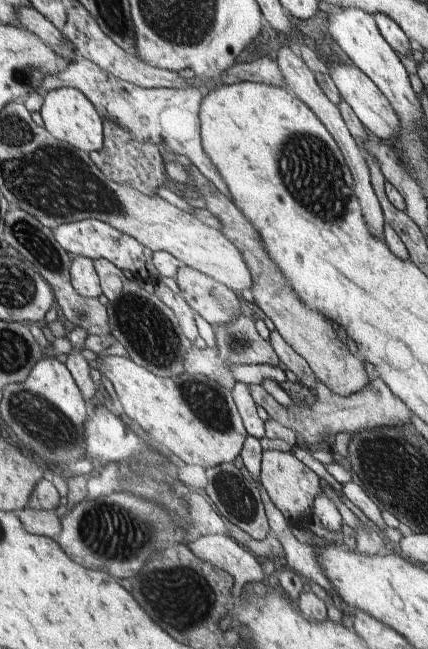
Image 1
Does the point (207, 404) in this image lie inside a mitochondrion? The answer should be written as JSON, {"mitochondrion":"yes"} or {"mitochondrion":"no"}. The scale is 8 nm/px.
{"mitochondrion":"yes"}

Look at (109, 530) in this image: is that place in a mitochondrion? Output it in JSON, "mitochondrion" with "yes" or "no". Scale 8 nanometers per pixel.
{"mitochondrion":"yes"}

